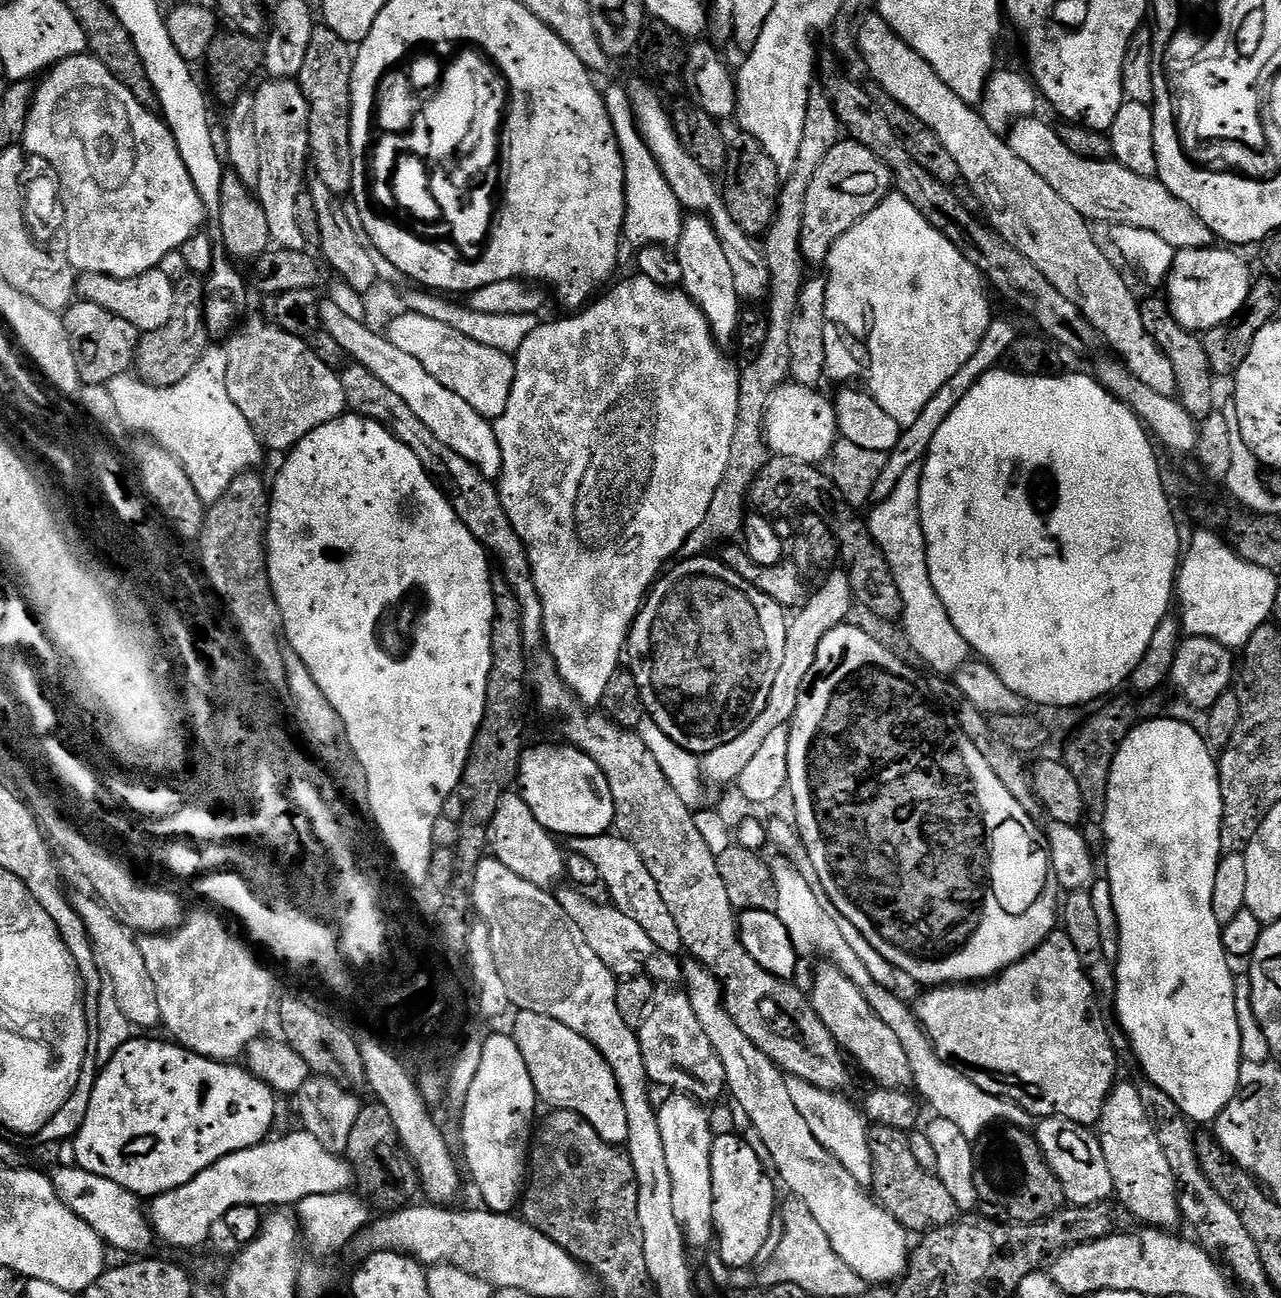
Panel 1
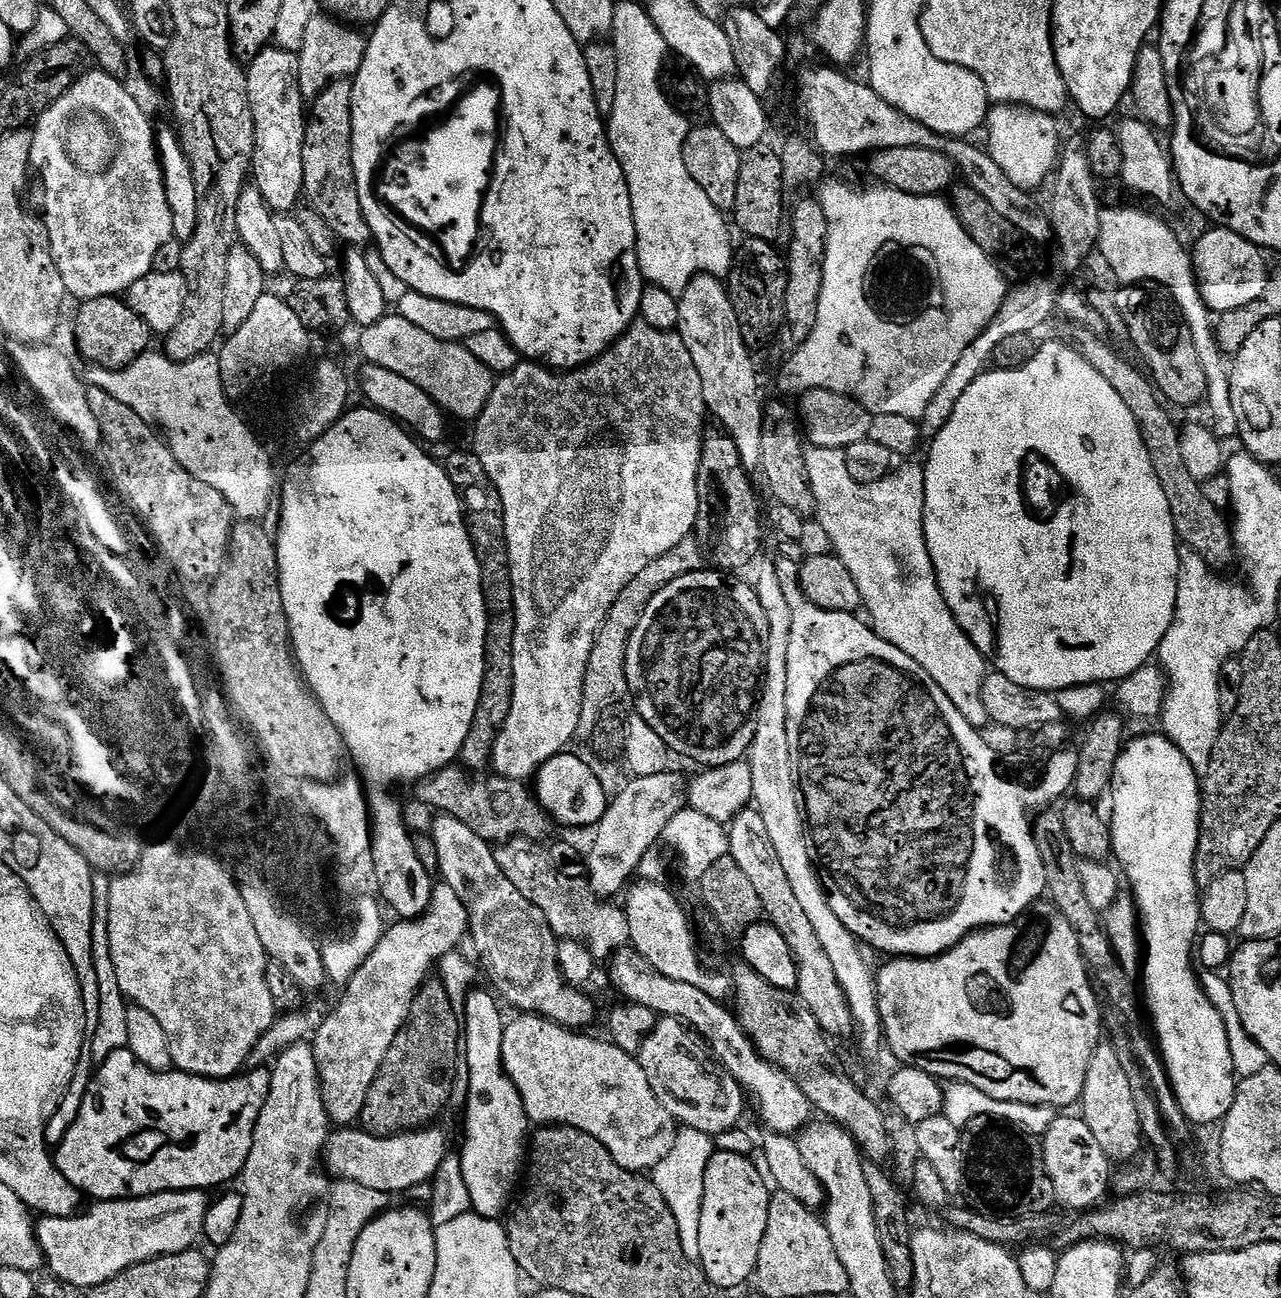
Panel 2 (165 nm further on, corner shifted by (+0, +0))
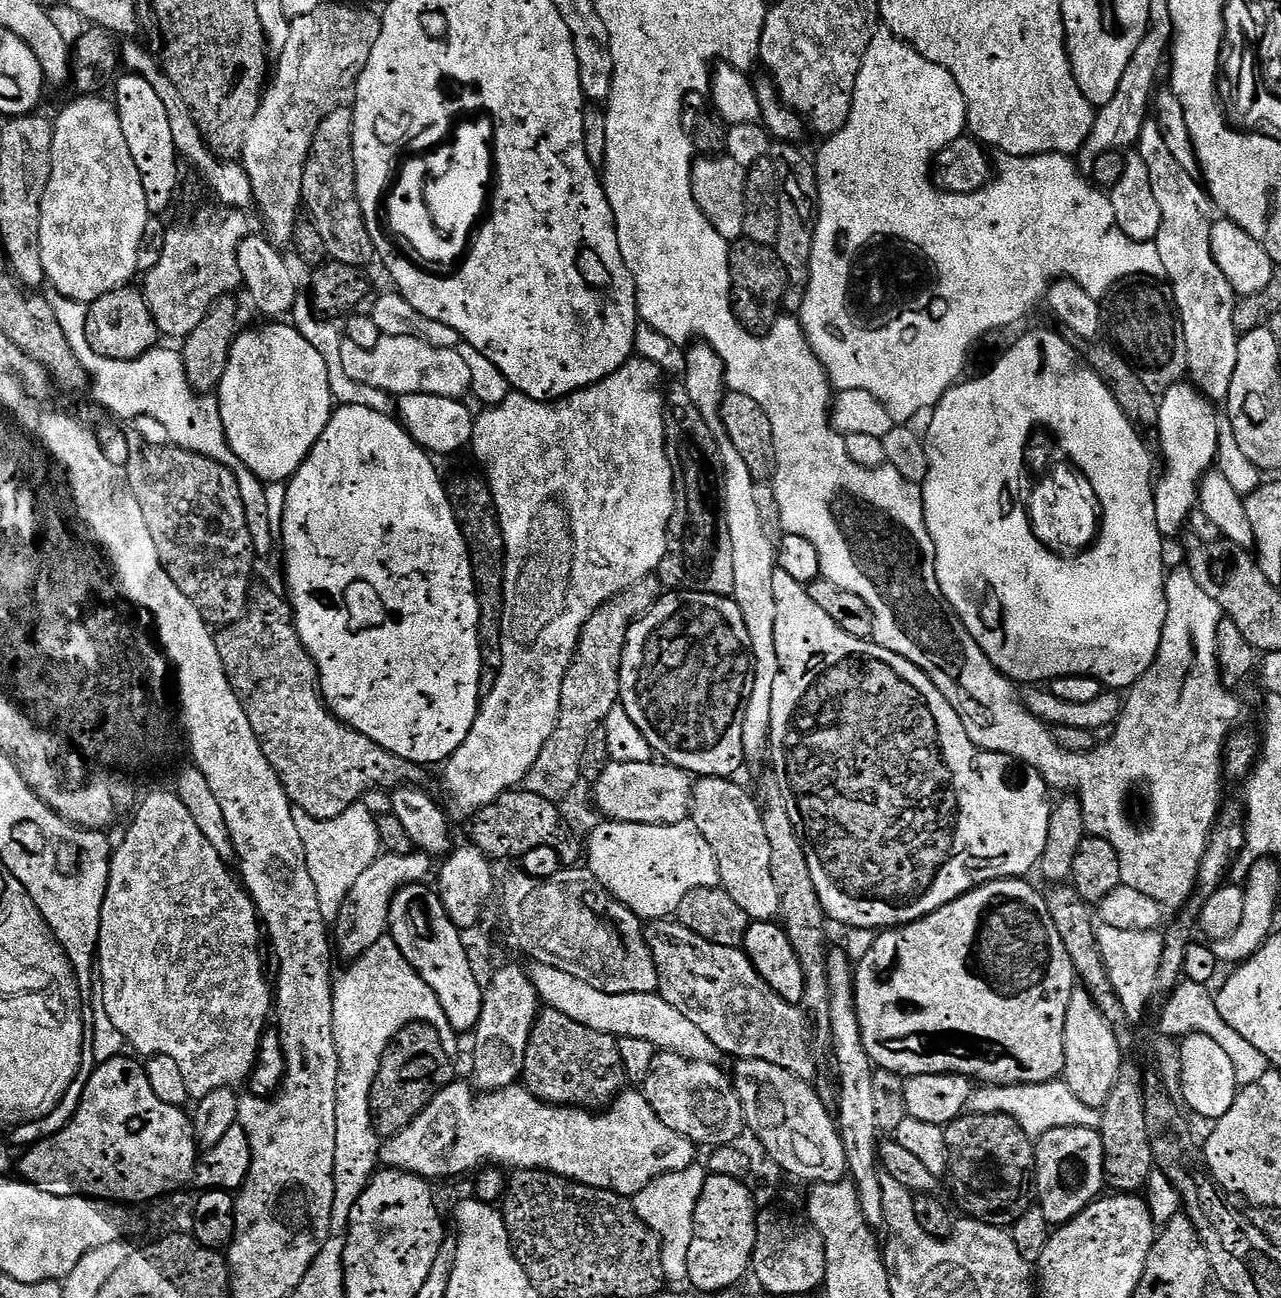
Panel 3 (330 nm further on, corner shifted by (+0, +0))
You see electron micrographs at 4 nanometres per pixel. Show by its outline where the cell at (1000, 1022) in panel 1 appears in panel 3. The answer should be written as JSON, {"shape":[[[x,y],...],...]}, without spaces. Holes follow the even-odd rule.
{"shape":[[[1013,878],[979,884],[977,888],[971,888],[958,899],[934,910],[929,916],[923,916],[912,924],[901,924],[898,928],[881,931],[877,935],[880,937],[865,950],[860,965],[857,963],[854,968],[855,1003],[861,1044],[876,1068],[885,1068],[905,1078],[949,1072],[951,1076],[967,1076],[981,1085],[1002,1087],[1010,1087],[1011,1084],[1044,1086],[1047,1085],[1047,1080],[1052,1080],[1055,1076],[1057,1079],[1061,1075],[1066,1000],[1063,995],[1056,996],[1056,988],[1052,985],[1056,980],[1055,974],[1044,972],[1048,968],[1048,938],[1050,940],[1049,929],[1041,916],[1042,909],[1045,907],[1045,897],[1040,892],[1036,893],[1027,884],[1028,882],[1024,878]]]}

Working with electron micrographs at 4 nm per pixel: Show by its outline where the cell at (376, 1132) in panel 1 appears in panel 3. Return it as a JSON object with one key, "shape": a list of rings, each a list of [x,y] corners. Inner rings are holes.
{"shape":[[[408,1024],[379,1057],[376,1077],[370,1080],[370,1103],[376,1131],[381,1137],[393,1136],[411,1124],[444,1085],[453,1083],[452,1064],[436,1032],[439,1031],[431,1024]]]}

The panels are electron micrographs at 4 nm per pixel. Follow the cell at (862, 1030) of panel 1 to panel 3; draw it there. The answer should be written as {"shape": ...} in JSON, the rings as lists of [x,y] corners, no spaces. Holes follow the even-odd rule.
{"shape":[[[722,776],[697,779],[690,793],[690,822],[706,838],[716,859],[719,883],[752,922],[772,922],[780,915],[778,892],[770,874],[770,844],[761,807],[737,781]]]}

